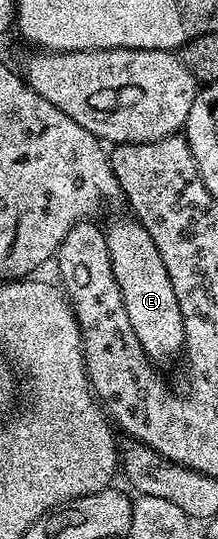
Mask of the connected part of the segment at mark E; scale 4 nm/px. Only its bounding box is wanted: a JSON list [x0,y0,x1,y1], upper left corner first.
[104,218,185,362]

